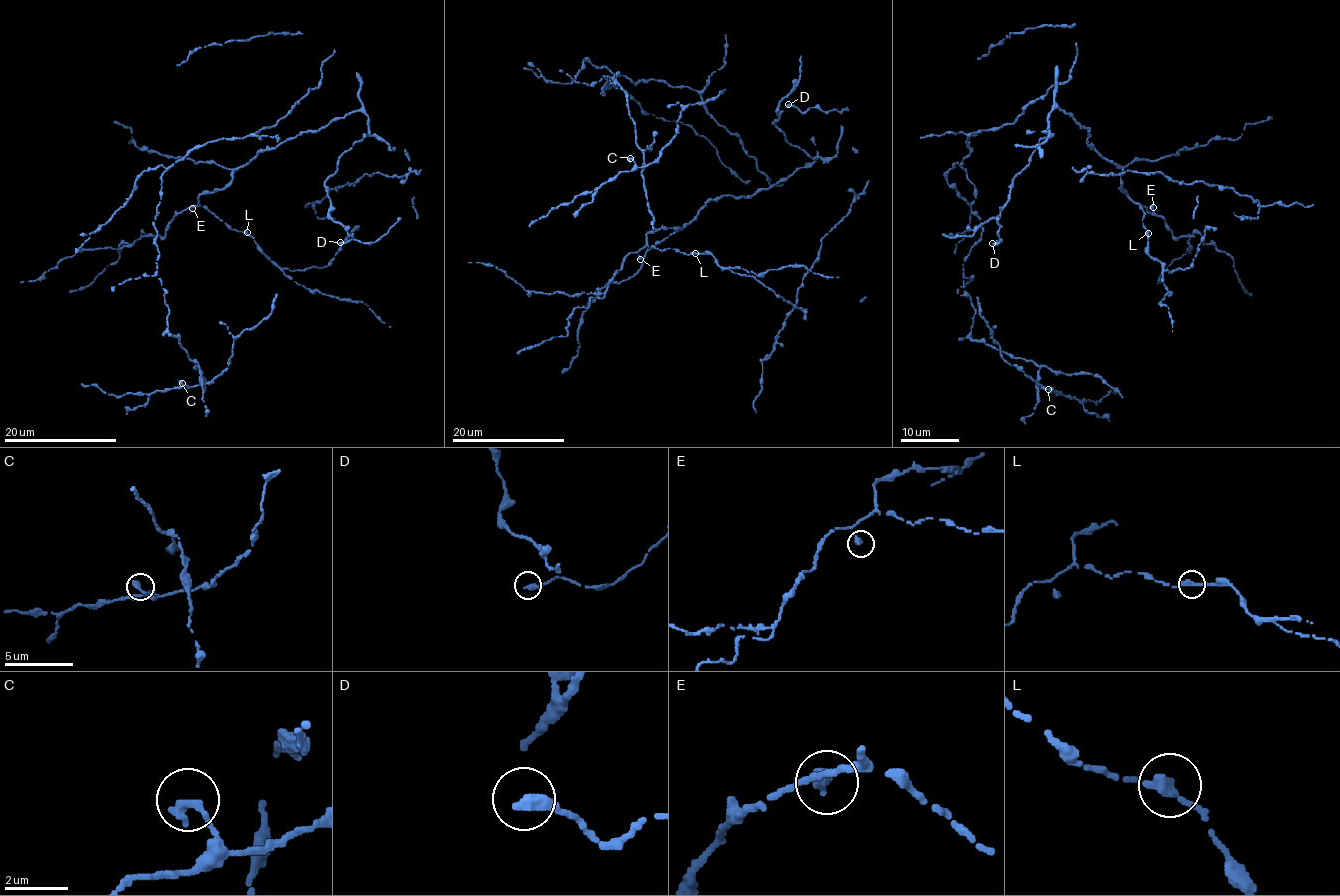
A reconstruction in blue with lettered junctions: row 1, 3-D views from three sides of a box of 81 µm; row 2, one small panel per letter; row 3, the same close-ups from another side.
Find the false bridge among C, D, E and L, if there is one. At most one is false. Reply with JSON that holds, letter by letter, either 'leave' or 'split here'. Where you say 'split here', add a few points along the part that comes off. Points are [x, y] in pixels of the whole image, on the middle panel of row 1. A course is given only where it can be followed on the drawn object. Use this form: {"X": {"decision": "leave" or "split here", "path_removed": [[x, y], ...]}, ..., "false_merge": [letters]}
{"C": {"decision": "leave"}, "D": {"decision": "leave"}, "E": {"decision": "leave"}, "L": {"decision": "leave"}, "false_merge": []}

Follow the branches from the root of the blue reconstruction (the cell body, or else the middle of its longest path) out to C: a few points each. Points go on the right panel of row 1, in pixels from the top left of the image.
C: (1011, 123), (970, 136), (962, 161), (982, 228), (963, 263), (969, 337), (1032, 360), (1048, 389)

